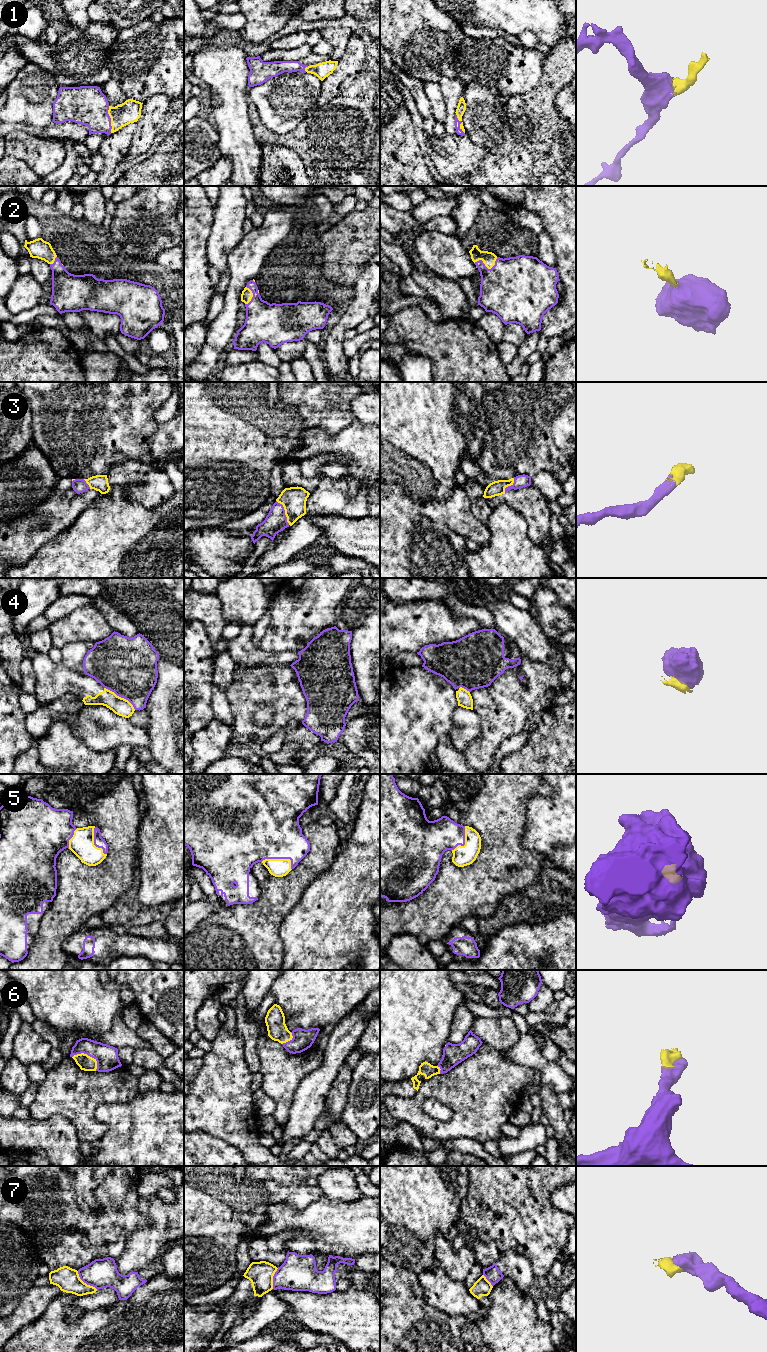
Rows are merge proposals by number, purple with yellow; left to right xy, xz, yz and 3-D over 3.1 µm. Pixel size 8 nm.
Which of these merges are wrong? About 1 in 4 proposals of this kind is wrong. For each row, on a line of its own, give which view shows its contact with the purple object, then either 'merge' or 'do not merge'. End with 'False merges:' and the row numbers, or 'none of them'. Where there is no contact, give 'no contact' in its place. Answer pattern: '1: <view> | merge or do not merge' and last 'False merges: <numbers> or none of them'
1: xy | merge
2: yz | merge
3: xz | merge
4: xy | do not merge
5: xz | merge
6: xy | merge
7: xy | do not merge
False merges: 4, 7

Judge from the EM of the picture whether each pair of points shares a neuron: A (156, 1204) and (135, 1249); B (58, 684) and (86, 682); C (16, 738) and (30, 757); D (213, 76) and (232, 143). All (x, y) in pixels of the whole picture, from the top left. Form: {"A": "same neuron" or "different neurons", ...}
{"A": "same neuron", "B": "same neuron", "C": "different neurons", "D": "same neuron"}

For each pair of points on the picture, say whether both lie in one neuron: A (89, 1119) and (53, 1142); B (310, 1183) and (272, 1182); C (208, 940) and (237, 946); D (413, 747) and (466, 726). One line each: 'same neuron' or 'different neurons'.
A: different neurons
B: same neuron
C: same neuron
D: different neurons

